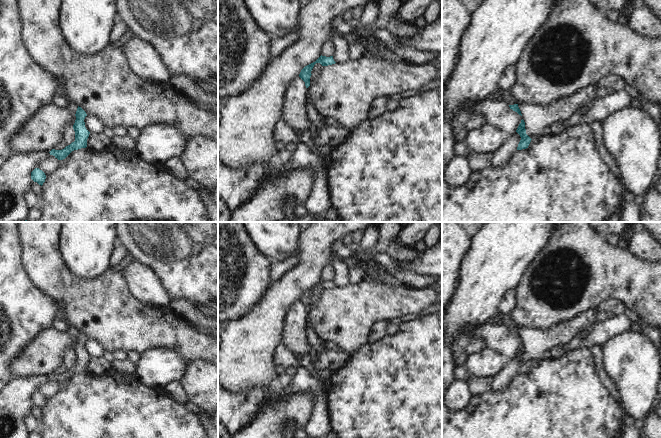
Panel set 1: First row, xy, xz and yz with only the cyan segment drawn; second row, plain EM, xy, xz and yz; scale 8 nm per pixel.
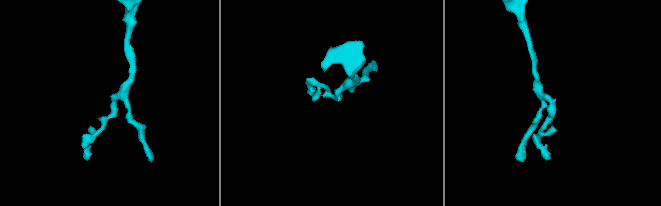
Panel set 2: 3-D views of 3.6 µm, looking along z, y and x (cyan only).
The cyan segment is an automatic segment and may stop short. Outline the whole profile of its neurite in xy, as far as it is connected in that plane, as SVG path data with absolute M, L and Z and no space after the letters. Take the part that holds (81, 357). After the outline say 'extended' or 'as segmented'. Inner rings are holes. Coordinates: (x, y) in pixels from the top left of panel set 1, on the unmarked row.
M78 330L76 335L76 344L73 349L75 355L75 365L66 370L62 374L52 373L49 377L58 384L65 383L72 375L87 371L87 363L90 356L85 351L84 343L87 340L86 336Z; as segmented

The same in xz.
M321 279L315 286L305 290L301 294L299 301L305 306L306 312L310 310L311 295L316 287L320 287L322 290L328 290L335 288L336 286L334 285L333 280L326 281Z; as segmented

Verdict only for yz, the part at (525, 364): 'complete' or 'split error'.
complete

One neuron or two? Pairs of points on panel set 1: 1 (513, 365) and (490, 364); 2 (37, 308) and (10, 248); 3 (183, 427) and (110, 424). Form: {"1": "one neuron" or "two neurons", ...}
{"1": "two neurons", "2": "one neuron", "3": "one neuron"}

